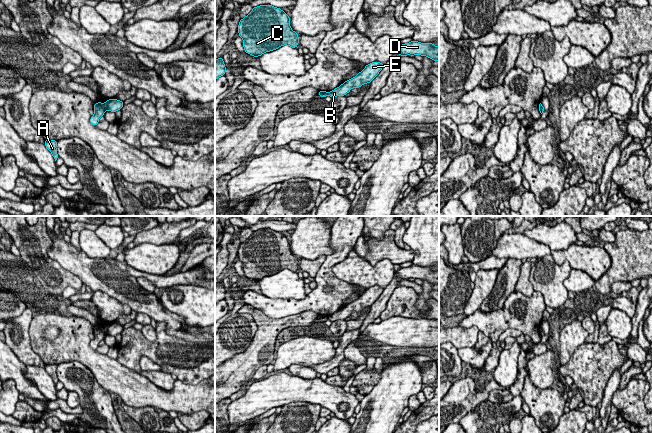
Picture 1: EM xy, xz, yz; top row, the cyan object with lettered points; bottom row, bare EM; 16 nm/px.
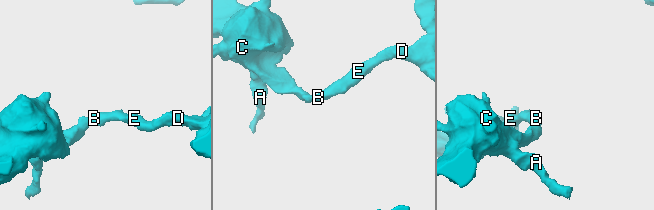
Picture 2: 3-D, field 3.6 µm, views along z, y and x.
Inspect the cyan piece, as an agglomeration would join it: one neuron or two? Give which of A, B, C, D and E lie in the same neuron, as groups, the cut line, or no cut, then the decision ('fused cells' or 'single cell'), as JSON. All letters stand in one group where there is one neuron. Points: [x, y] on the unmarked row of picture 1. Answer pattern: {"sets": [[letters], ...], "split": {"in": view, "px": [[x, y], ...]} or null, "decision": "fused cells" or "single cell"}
{"sets": [["A", "C"], ["B", "D", "E"]], "split": {"in": "xy", "px": [[103, 327], [106, 333]]}, "decision": "fused cells"}

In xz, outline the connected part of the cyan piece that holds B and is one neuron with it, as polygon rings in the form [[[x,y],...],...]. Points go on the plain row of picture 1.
[[[377,285],[367,288],[357,300],[345,305],[339,311],[328,316],[328,319],[332,322],[345,320],[352,312],[360,312],[362,309],[370,307],[379,298],[383,290],[384,288]]]

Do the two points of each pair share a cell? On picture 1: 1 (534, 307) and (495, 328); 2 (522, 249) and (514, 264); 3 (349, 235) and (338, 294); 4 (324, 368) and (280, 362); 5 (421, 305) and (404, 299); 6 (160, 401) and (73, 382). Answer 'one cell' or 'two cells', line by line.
1: one cell
2: two cells
3: one cell
4: two cells
5: two cells
6: two cells

